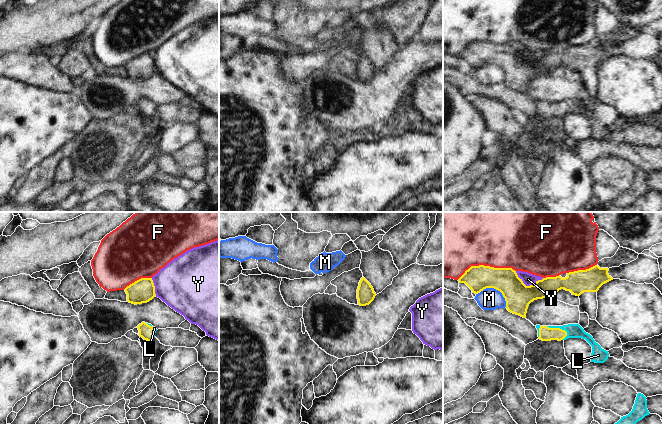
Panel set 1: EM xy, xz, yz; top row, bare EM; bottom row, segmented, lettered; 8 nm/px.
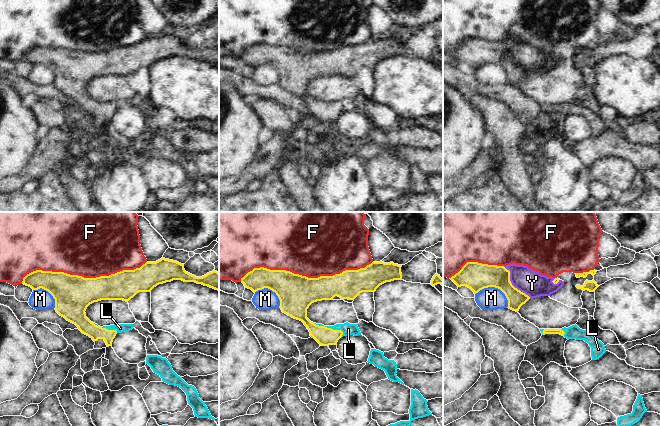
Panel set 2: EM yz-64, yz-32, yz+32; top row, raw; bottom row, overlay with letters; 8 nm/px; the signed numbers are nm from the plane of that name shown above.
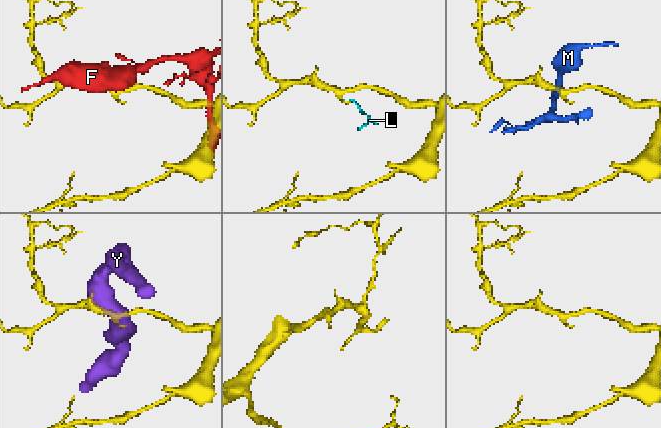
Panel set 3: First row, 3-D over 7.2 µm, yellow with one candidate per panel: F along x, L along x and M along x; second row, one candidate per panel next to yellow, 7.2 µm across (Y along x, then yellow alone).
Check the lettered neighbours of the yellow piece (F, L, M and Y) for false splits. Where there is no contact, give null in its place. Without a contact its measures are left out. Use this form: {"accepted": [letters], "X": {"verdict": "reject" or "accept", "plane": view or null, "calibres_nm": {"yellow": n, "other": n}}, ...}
{"accepted": ["L"], "F": {"verdict": "reject", "plane": "yz", "calibres_nm": {"yellow": 200, "other": 480}}, "L": {"verdict": "accept", "plane": "yz", "calibres_nm": {"yellow": 110, "other": 110}}, "M": {"verdict": "reject", "plane": "yz", "calibres_nm": {"yellow": 220, "other": 180}}, "Y": {"verdict": "reject", "plane": "yz", "calibres_nm": {"yellow": 220, "other": 100}}}

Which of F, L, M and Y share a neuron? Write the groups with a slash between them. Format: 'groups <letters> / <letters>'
groups F / L / M / Y

